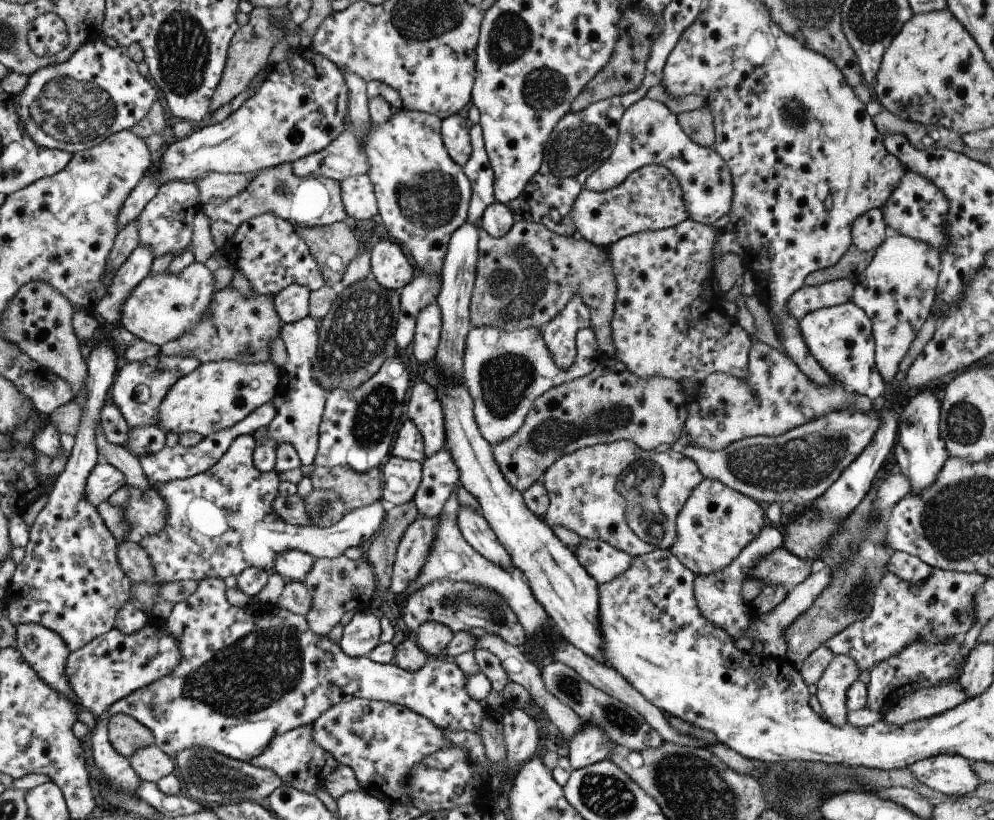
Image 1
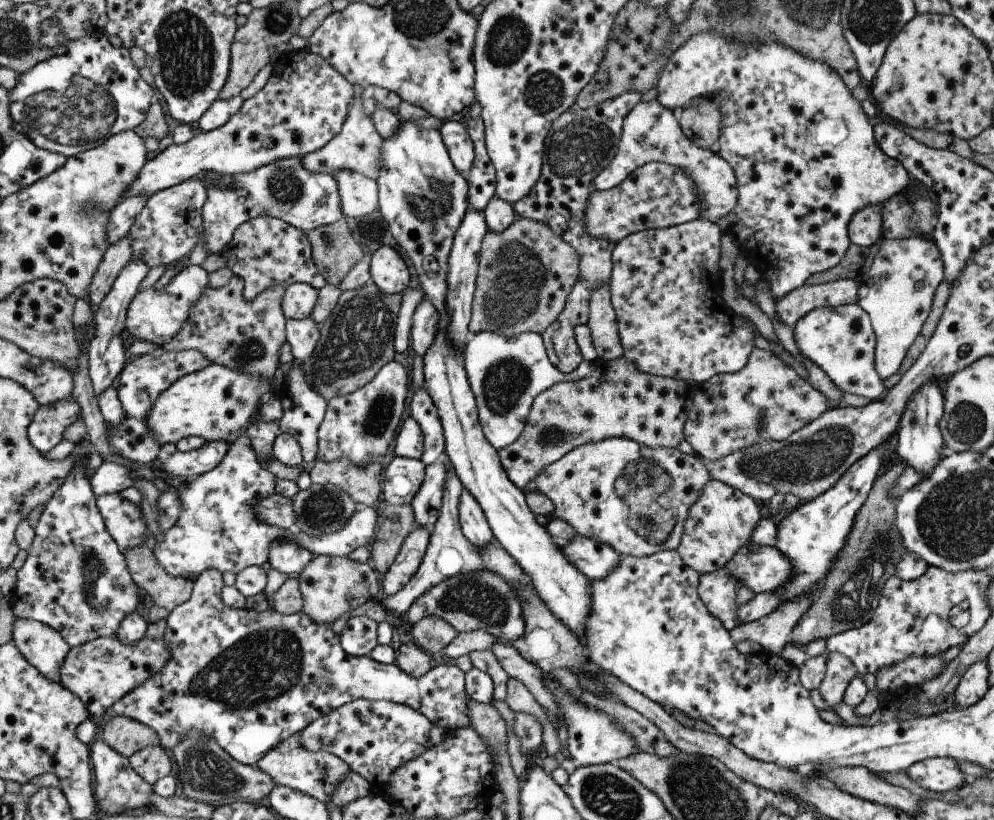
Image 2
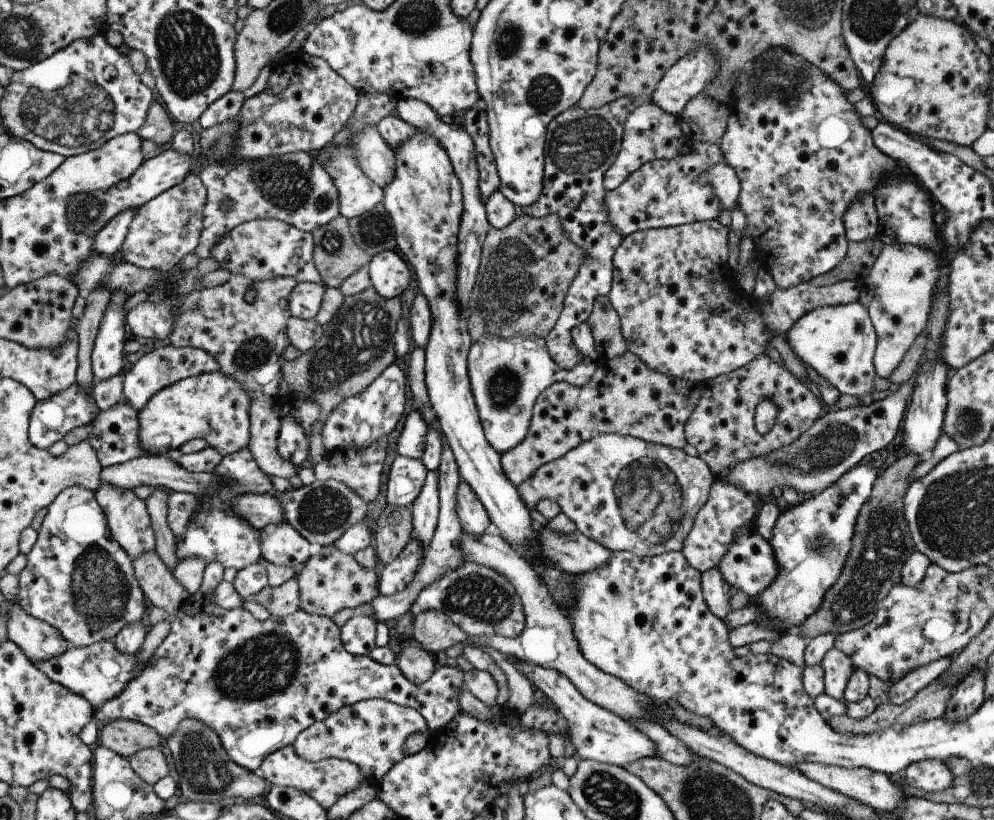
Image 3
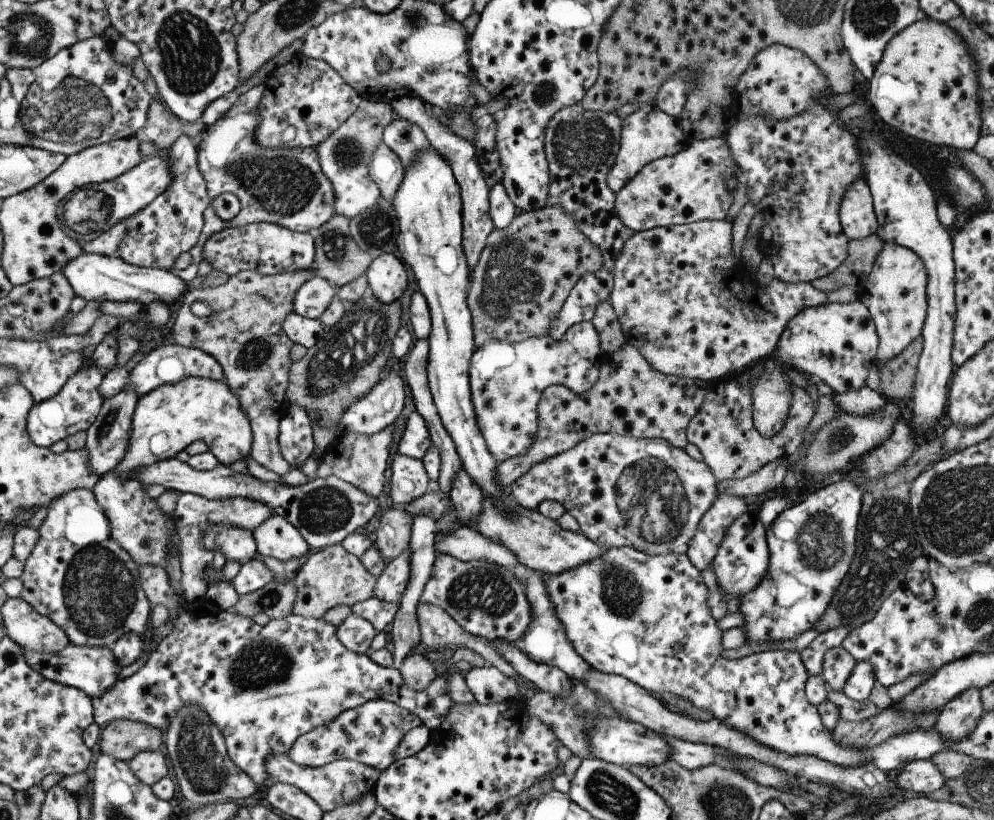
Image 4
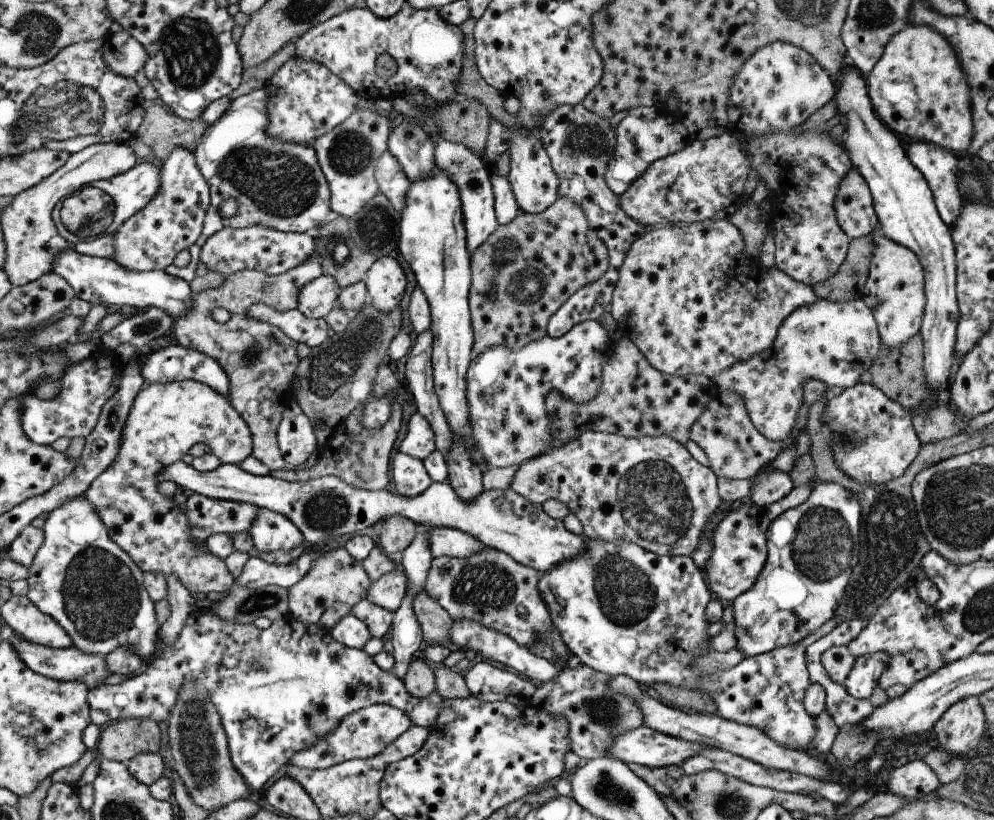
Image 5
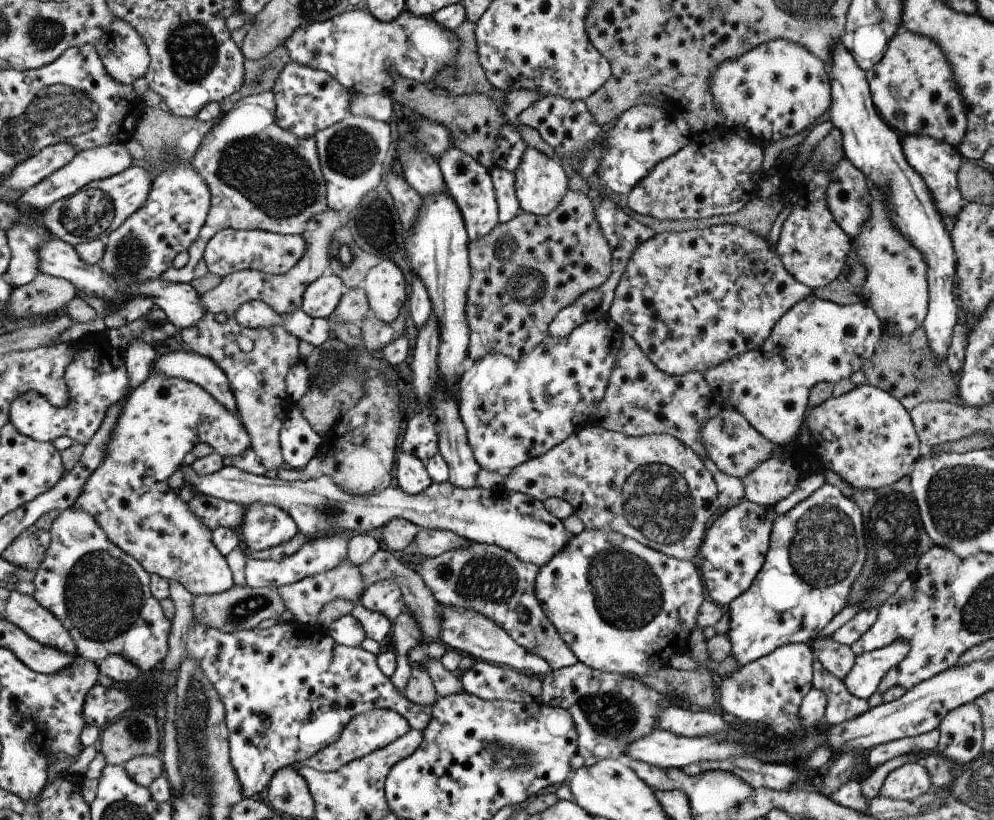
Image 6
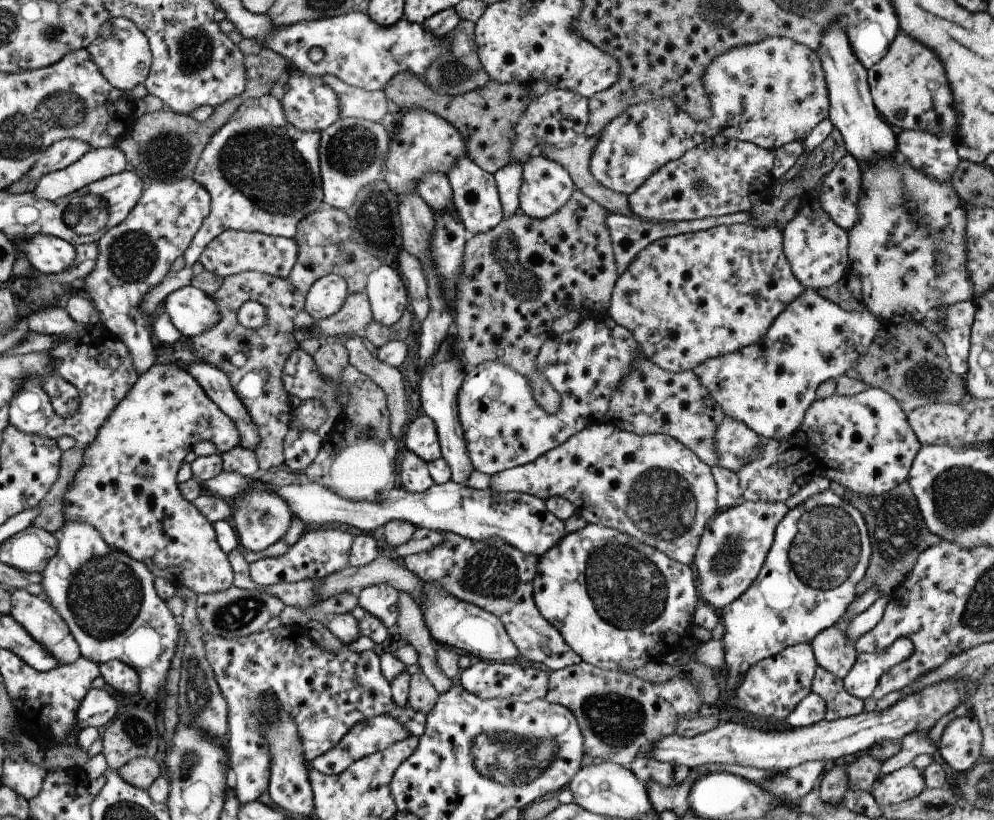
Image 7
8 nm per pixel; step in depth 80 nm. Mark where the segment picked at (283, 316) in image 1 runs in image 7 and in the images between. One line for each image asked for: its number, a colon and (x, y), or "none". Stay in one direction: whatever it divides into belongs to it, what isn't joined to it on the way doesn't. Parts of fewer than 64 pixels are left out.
2: (298, 300)
3: (304, 300)
4: (310, 299)
5: (315, 299)
6: (319, 299)
7: (325, 296)

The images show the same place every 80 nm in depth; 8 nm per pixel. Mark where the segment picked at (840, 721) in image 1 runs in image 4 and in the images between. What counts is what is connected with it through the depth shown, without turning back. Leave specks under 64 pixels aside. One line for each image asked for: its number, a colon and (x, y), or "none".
2: (839, 670)
3: (837, 668)
4: (836, 666)

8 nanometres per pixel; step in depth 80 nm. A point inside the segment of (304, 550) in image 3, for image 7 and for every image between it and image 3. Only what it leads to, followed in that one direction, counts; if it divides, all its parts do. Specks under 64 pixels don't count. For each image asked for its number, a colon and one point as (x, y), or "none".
4: (275, 538)
5: (270, 532)
6: (262, 526)
7: (260, 518)

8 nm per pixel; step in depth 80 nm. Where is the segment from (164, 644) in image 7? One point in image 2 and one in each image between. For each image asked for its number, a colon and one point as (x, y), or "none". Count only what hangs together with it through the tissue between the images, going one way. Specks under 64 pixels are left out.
2: (75, 579)
3: (78, 580)
4: (77, 576)
5: (82, 580)
6: (101, 595)

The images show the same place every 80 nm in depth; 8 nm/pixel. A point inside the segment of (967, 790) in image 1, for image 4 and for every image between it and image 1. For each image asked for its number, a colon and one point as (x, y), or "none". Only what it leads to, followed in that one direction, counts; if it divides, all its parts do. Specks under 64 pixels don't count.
2: (937, 774)
3: (929, 775)
4: (921, 776)

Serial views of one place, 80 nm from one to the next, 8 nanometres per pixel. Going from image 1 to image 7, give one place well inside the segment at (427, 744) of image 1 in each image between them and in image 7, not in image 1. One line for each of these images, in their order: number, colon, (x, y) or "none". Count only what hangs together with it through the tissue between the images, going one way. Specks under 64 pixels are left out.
2: (374, 737)
3: (371, 734)
4: (369, 733)
5: (362, 734)
6: (364, 733)
7: (374, 734)

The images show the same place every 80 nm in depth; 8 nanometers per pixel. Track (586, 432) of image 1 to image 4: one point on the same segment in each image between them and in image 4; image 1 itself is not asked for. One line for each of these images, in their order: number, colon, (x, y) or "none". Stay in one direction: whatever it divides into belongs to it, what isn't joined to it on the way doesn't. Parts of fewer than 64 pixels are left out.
2: (618, 401)
3: (623, 397)
4: (629, 398)

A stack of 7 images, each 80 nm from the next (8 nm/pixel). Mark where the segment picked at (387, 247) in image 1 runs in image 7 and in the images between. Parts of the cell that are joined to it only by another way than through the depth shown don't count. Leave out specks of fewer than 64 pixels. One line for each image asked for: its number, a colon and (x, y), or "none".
2: (388, 272)
3: (388, 275)
4: (386, 278)
5: (384, 281)
6: (384, 286)
7: (386, 293)

